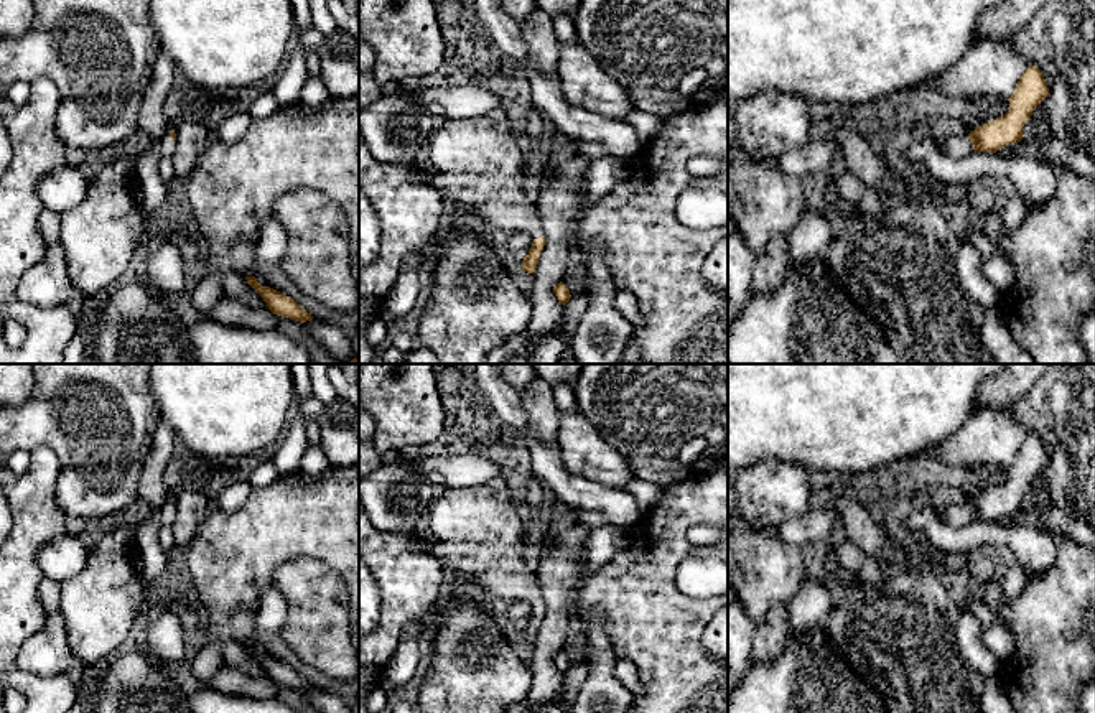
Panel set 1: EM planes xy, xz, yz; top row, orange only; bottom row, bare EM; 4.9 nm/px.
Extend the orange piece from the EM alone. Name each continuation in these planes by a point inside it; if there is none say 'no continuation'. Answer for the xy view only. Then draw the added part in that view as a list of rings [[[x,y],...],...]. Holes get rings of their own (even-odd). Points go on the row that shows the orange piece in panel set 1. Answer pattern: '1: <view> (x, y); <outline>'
1: xy (167, 145); [[[165,132],[165,135],[161,137],[158,148],[160,148],[160,155],[161,156],[171,156],[175,151],[175,145],[176,142],[171,140],[170,132]]]

